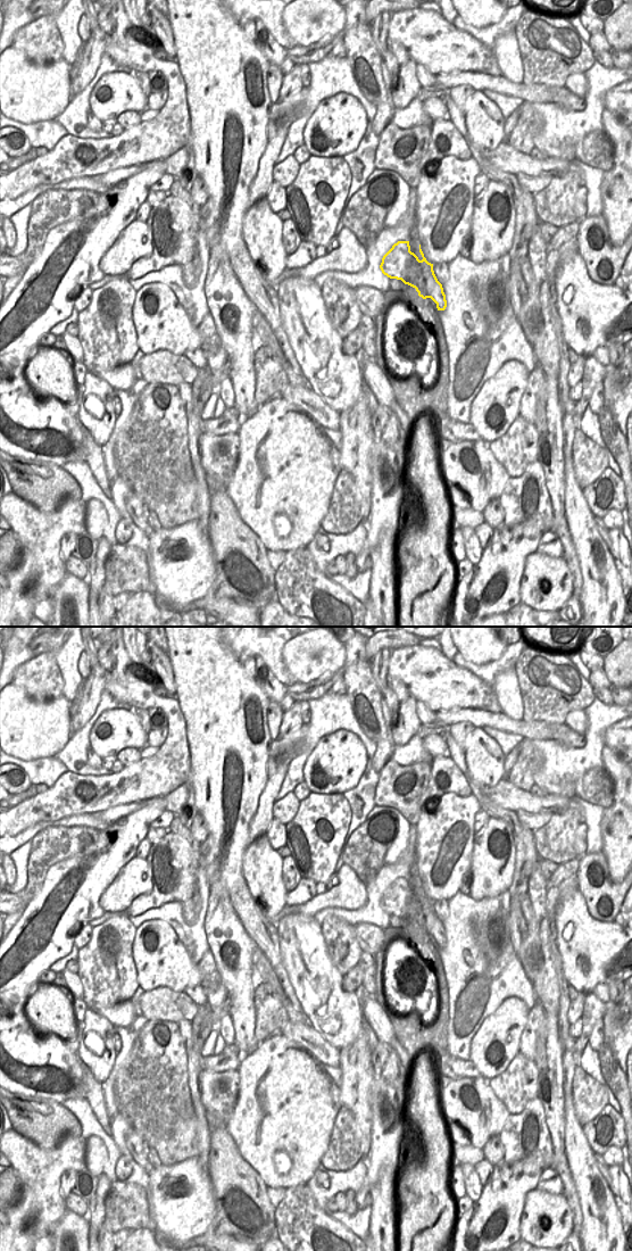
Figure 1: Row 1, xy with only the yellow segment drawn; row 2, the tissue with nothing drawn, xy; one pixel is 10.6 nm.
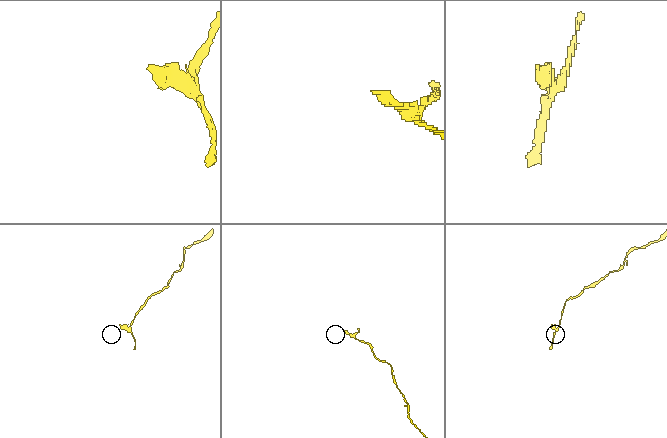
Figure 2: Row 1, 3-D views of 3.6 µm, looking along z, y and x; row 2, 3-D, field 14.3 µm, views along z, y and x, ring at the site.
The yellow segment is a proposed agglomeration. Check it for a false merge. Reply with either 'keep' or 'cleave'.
cleave

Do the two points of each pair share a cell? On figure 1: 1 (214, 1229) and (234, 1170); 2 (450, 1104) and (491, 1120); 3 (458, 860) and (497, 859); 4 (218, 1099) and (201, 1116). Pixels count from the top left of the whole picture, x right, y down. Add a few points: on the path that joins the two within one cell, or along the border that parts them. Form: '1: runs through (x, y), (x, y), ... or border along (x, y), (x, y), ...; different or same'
1: runs through (226, 1215), (232, 1208), (232, 1190), (234, 1185); same
2: runs through (460, 1104), (467, 1110), (474, 1111), (481, 1118); same
3: border along (474, 834), (470, 869); different
4: border along (199, 1085), (200, 1101), (208, 1113); different

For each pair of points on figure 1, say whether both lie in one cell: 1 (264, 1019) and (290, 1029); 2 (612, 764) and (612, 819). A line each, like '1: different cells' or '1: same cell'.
1: different cells
2: same cell

